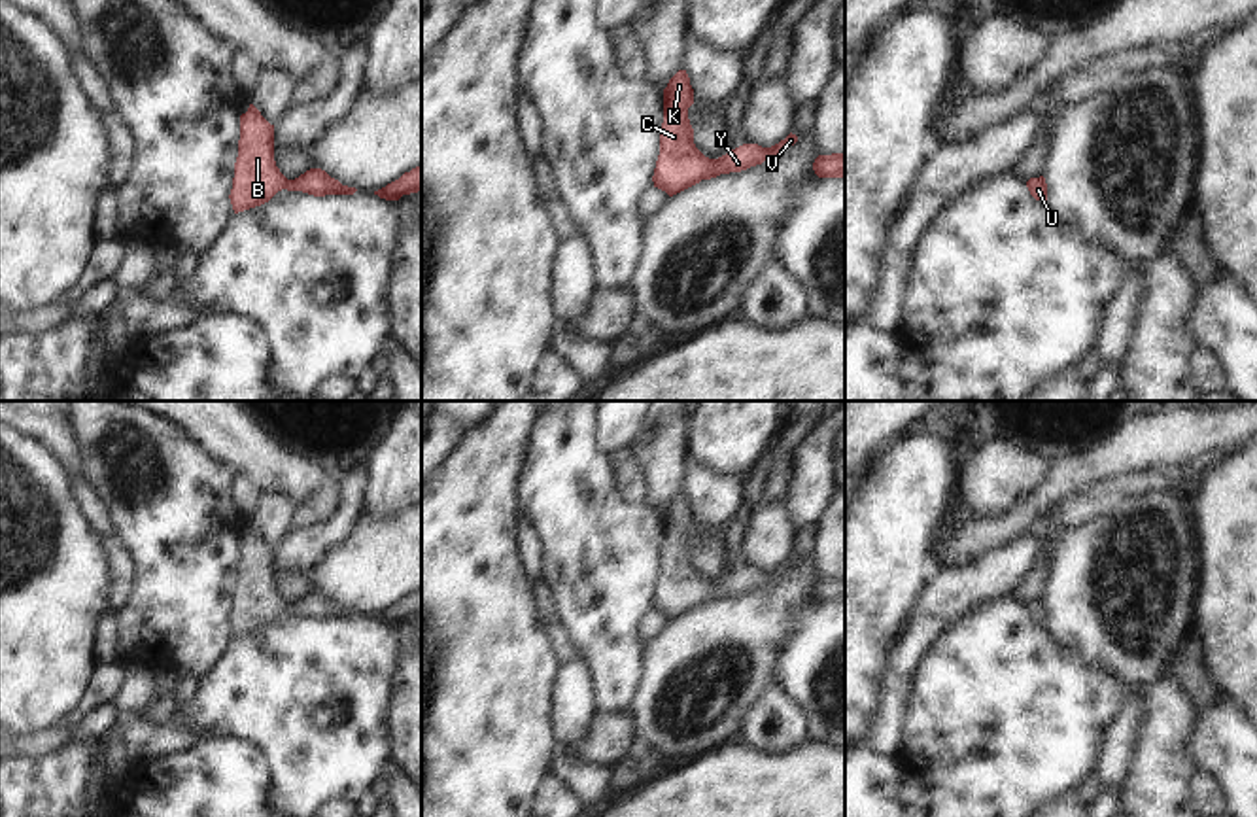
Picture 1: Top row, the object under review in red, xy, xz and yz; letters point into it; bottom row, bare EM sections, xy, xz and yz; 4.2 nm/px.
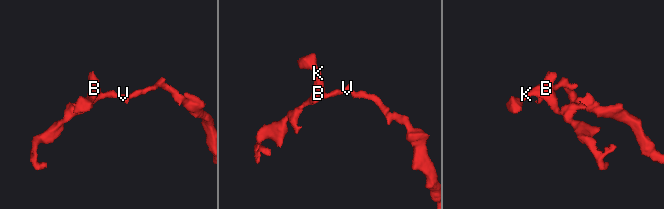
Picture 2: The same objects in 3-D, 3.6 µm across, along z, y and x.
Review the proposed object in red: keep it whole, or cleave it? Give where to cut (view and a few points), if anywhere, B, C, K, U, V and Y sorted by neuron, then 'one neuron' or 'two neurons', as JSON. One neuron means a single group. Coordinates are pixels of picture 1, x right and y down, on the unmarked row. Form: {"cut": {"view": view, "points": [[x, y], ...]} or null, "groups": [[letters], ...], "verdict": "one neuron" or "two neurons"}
{"cut": null, "groups": [["B", "C", "K", "U", "V", "Y"]], "verdict": "one neuron"}

